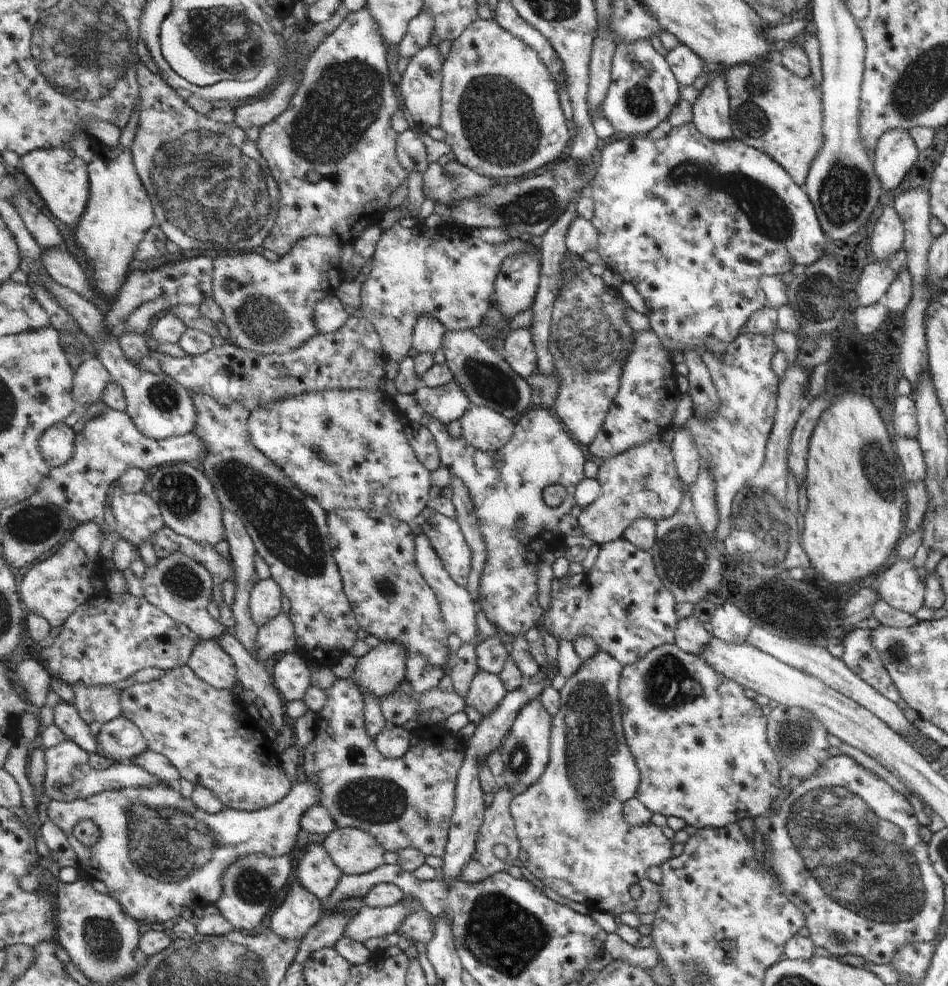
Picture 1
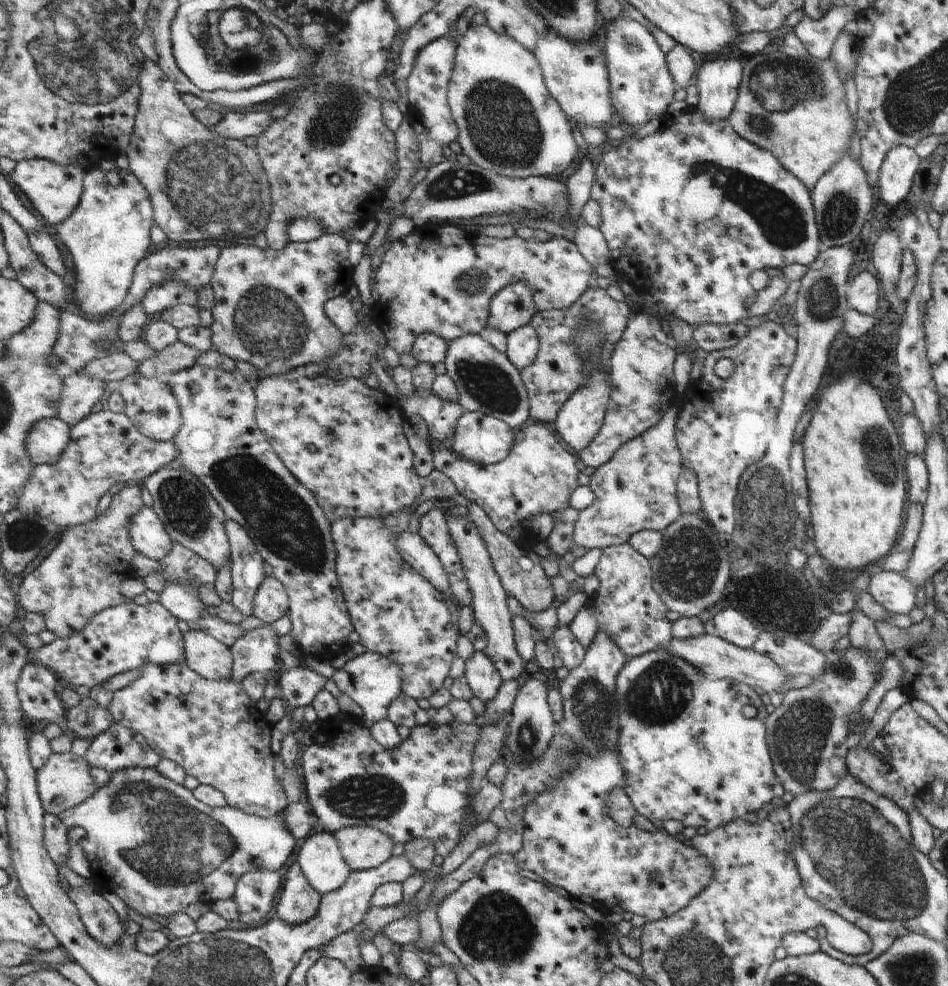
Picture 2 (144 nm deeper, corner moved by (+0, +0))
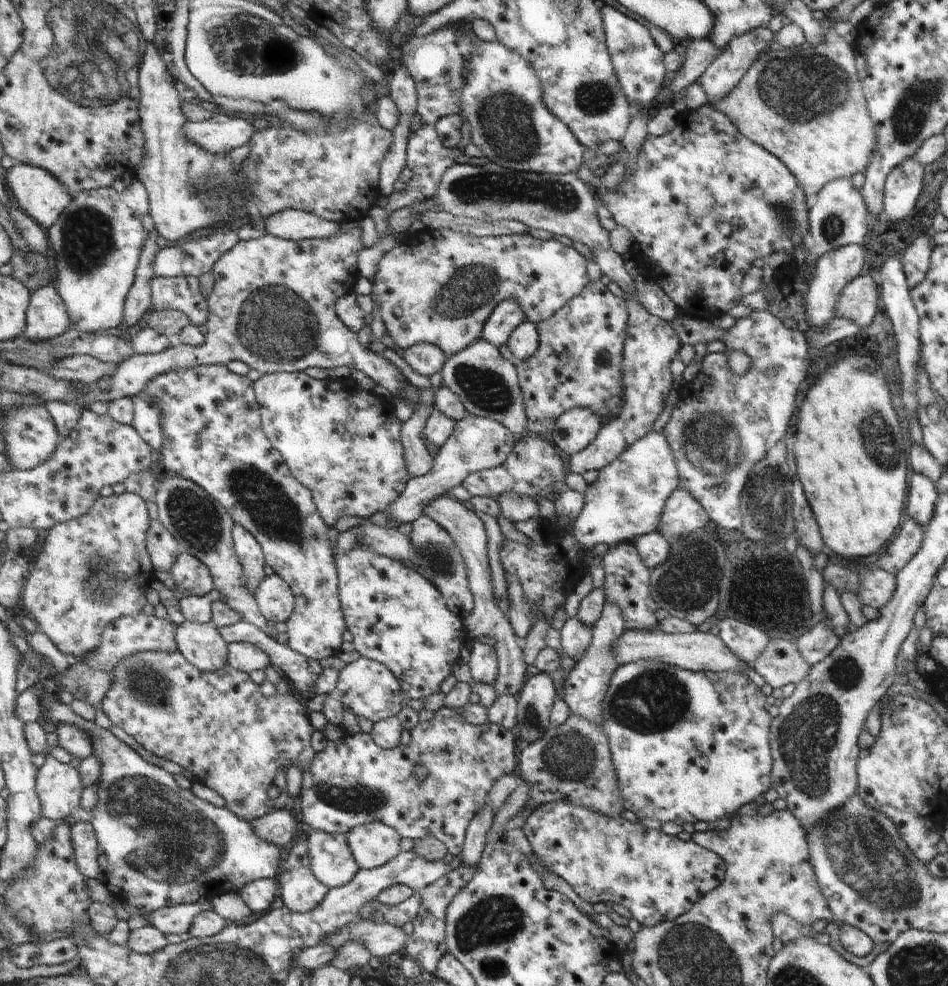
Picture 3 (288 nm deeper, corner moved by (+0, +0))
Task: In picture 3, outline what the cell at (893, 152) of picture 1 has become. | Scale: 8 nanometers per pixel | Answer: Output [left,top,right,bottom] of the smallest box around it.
[883,156,923,222]

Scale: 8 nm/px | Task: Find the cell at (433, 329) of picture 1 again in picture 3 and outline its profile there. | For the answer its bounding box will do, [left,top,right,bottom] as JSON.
[405,344,449,376]

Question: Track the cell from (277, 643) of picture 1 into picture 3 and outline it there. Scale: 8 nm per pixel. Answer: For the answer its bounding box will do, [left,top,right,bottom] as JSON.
[229,644,273,676]

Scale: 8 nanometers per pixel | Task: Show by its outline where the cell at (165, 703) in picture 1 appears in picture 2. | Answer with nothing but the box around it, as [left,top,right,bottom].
[111,664,289,816]

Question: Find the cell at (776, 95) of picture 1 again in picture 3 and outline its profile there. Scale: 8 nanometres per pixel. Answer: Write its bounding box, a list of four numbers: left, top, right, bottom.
[717,30,873,200]

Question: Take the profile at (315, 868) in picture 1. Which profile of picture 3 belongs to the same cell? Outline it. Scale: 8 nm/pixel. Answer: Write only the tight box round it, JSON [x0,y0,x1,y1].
[307,830,361,890]

